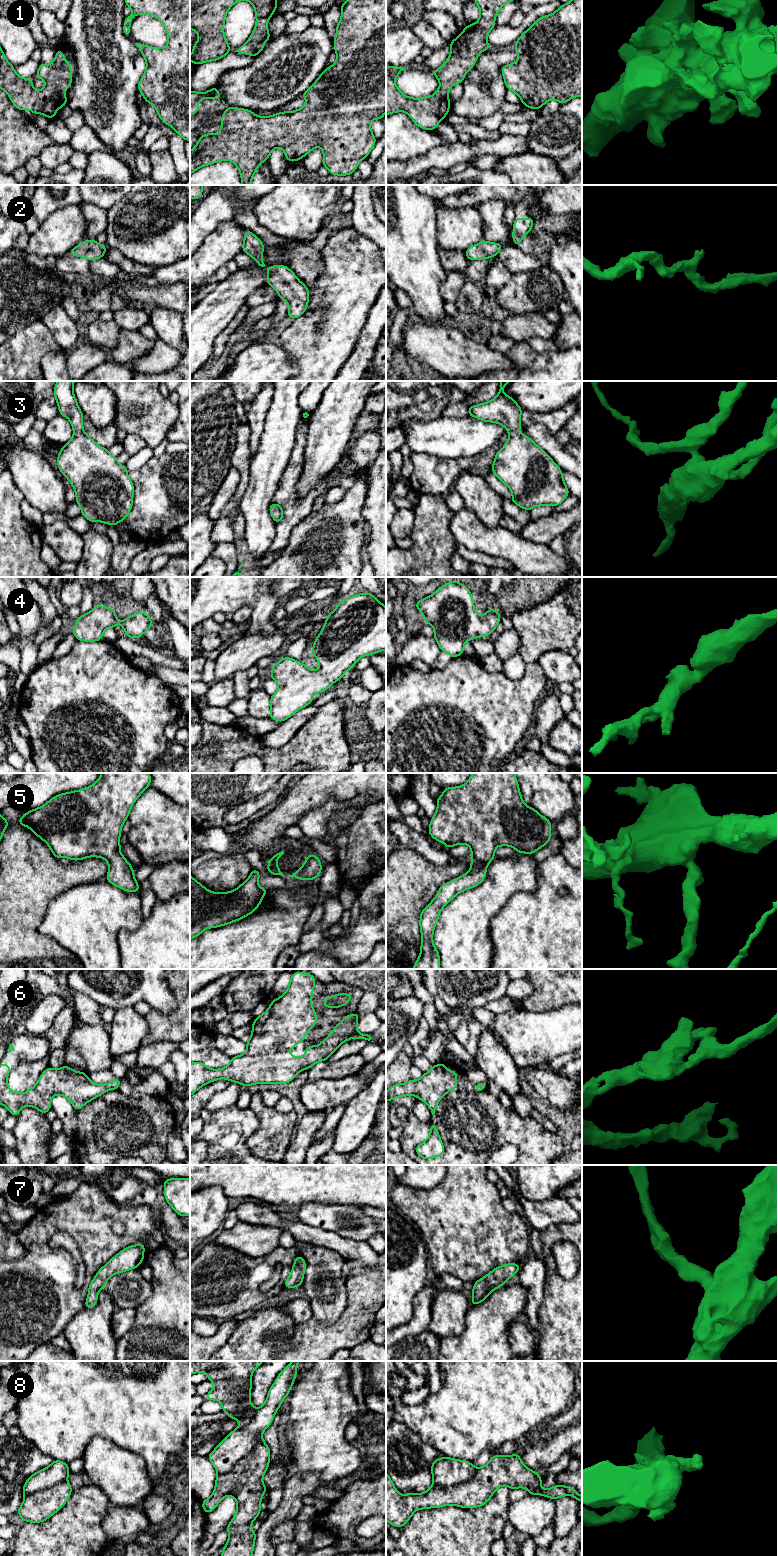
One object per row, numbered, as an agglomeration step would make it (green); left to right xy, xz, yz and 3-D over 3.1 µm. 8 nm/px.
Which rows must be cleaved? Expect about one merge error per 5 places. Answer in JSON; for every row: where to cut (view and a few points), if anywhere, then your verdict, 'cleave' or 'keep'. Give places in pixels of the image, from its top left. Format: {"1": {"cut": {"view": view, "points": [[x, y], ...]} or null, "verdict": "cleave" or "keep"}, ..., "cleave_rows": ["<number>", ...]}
{"1": {"cut": null, "verdict": "keep"}, "2": {"cut": null, "verdict": "keep"}, "3": {"cut": null, "verdict": "keep"}, "4": {"cut": null, "verdict": "keep"}, "5": {"cut": null, "verdict": "keep"}, "6": {"cut": null, "verdict": "keep"}, "7": {"cut": null, "verdict": "keep"}, "8": {"cut": null, "verdict": "keep"}, "cleave_rows": []}

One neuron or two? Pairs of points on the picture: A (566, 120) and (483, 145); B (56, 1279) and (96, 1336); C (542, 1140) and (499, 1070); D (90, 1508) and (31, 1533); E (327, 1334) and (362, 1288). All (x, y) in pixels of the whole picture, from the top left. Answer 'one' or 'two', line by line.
A: two
B: two
C: two
D: one
E: one

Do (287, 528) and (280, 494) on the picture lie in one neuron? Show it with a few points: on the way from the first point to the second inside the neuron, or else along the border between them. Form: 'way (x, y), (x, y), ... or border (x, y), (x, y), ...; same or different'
way (288, 520), (288, 502); same

